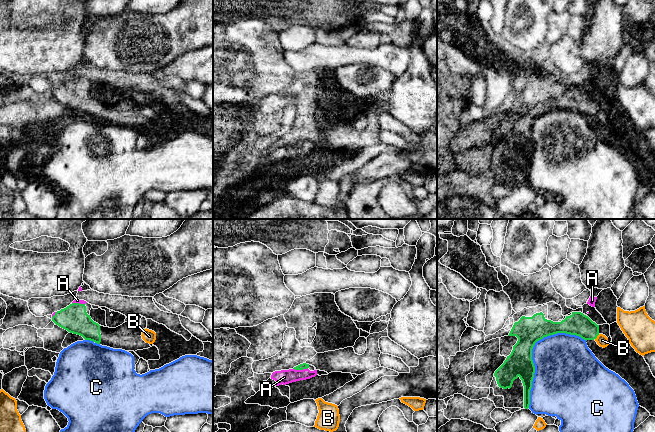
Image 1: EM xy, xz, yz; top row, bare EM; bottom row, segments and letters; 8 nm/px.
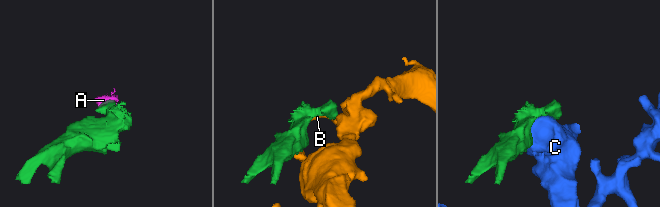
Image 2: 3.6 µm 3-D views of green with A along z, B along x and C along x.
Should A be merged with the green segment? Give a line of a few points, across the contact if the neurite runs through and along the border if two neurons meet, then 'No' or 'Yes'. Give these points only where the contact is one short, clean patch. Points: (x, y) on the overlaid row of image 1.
Line: xz (302, 366), (300, 369), (295, 374), (284, 377). Yes

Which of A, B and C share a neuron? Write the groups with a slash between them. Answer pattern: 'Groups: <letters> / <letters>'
Groups: A / B / C

